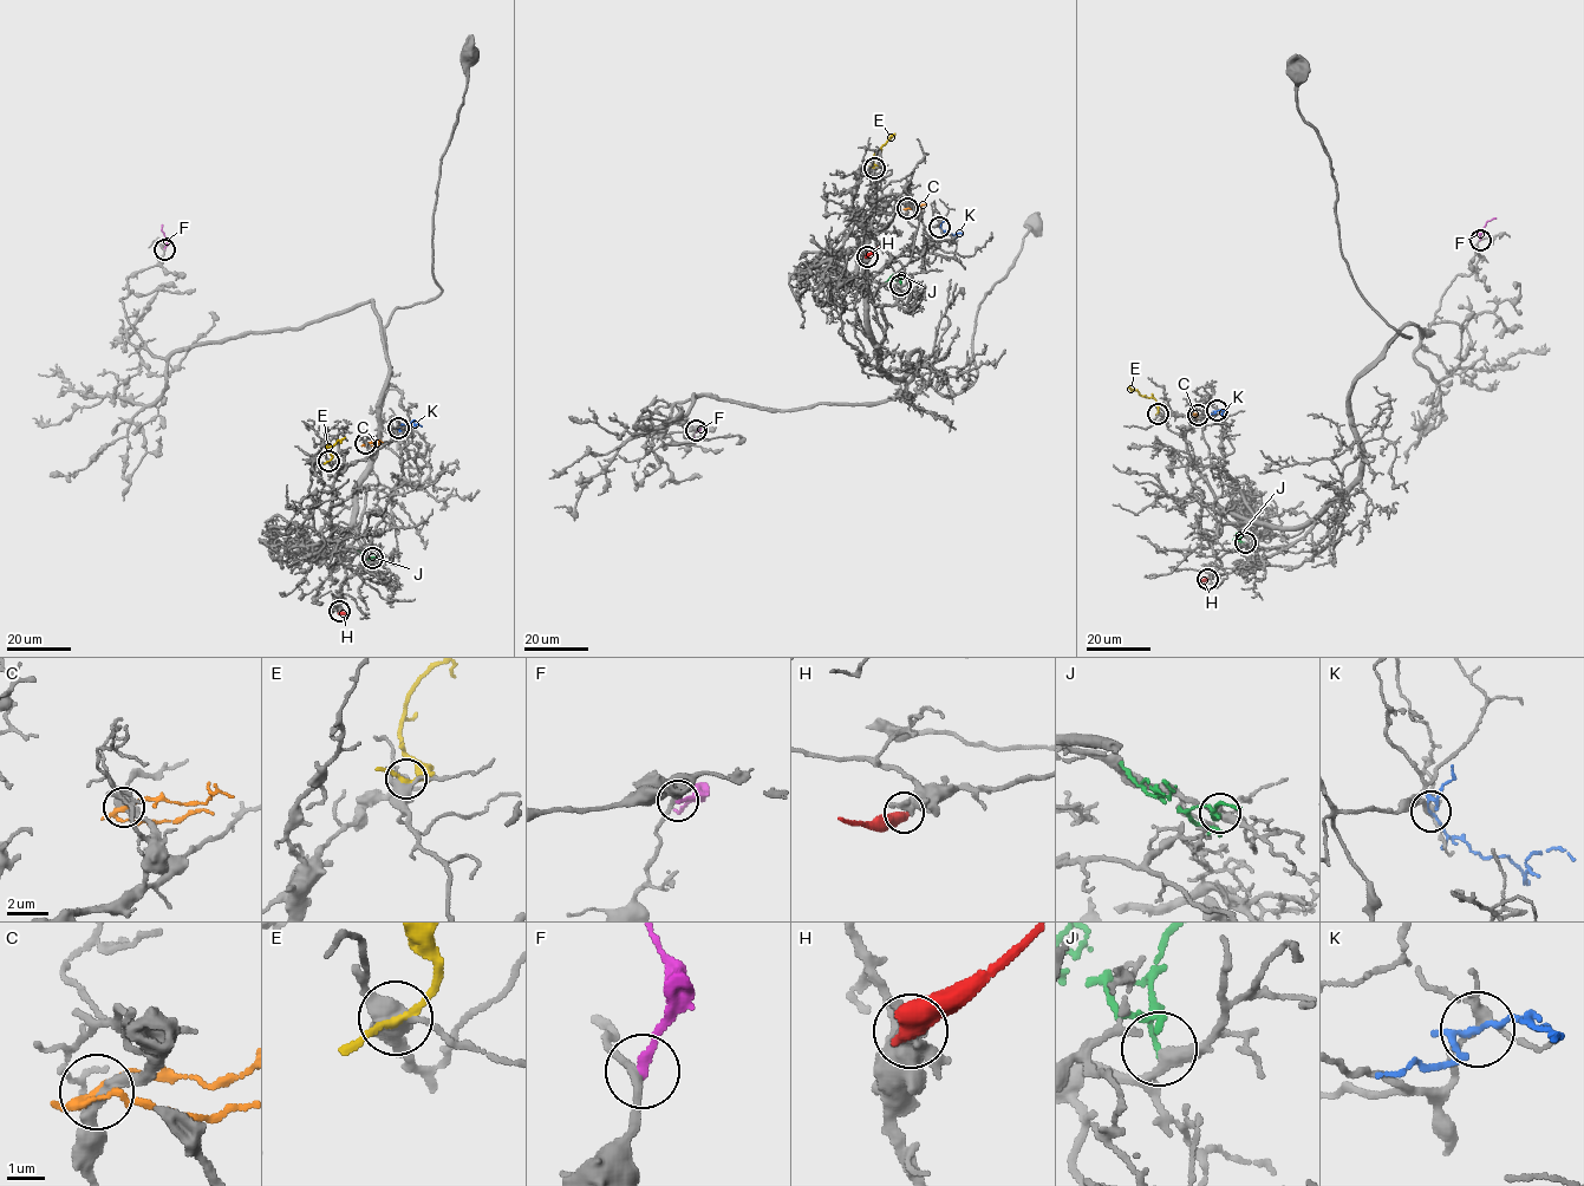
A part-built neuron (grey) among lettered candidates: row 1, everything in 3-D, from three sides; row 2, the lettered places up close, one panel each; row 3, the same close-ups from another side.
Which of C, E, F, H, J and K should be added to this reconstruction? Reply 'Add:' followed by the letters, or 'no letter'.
Add: J

